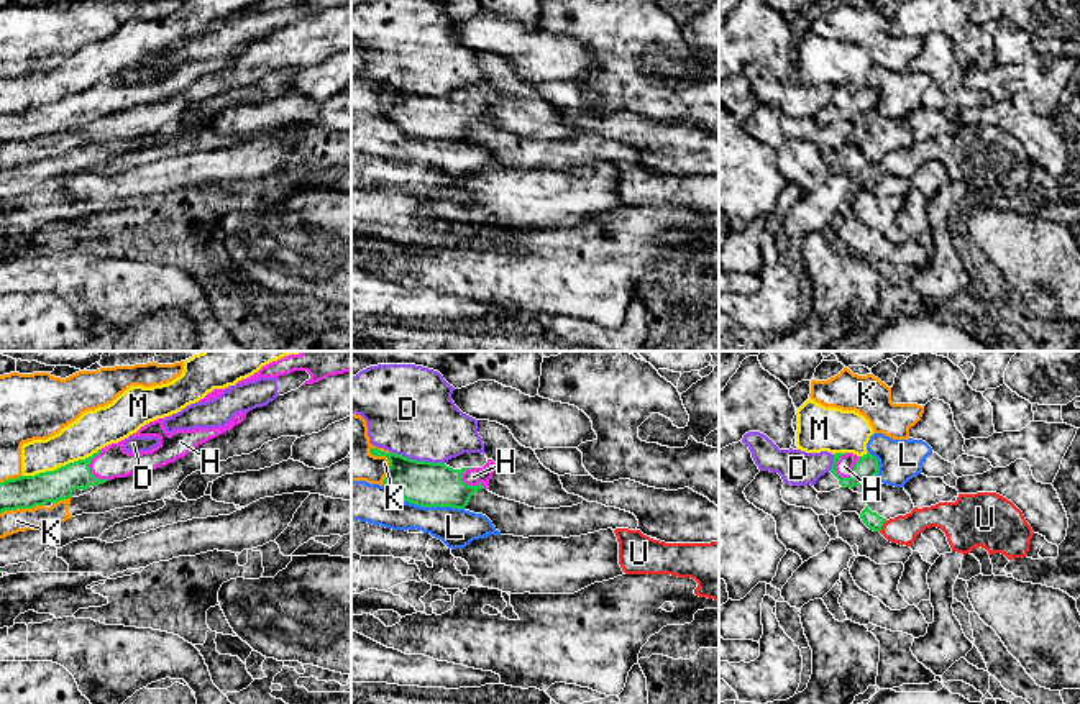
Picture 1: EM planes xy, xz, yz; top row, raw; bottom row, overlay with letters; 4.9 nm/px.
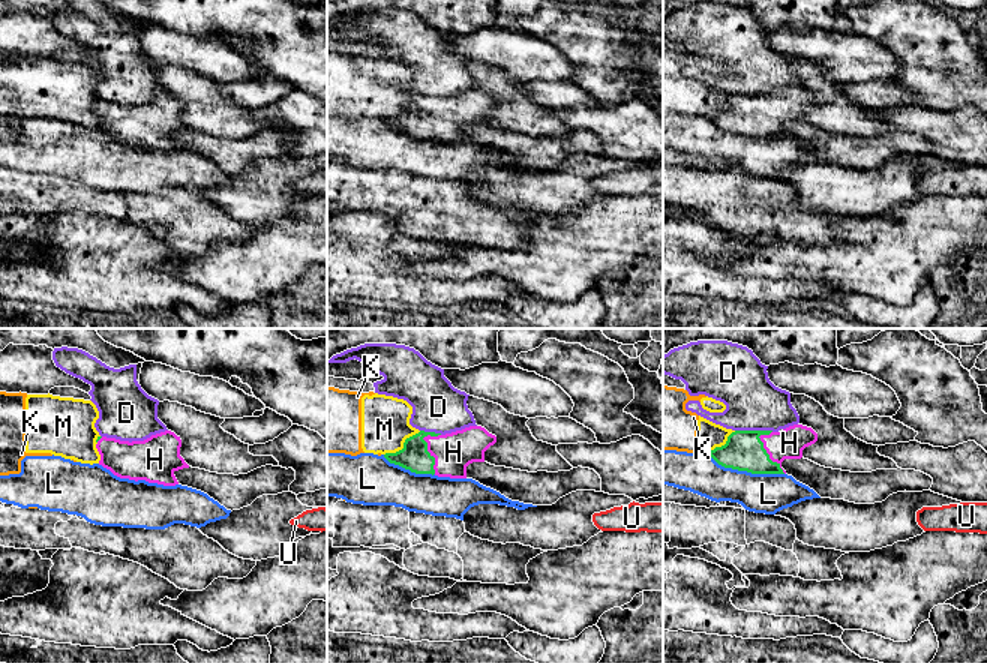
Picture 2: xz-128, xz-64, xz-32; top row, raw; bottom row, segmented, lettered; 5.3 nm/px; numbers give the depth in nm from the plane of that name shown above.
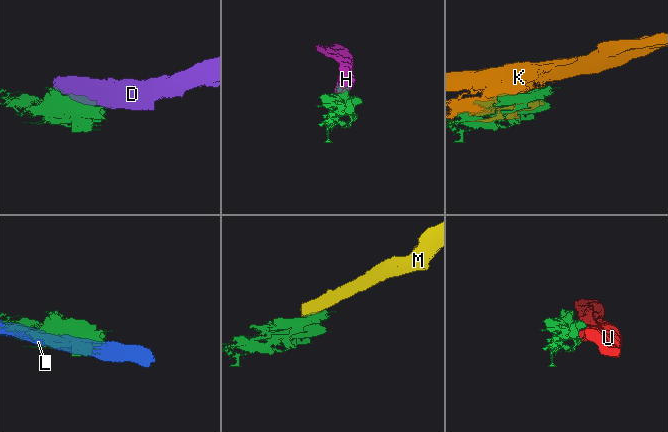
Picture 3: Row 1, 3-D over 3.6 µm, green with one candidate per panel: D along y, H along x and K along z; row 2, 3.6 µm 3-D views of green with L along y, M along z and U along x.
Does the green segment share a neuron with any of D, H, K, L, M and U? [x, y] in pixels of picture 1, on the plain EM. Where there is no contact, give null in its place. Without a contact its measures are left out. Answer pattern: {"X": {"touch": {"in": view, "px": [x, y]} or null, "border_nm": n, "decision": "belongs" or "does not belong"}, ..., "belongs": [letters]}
{"D": {"touch": {"in": "xz", "px": [416, 92]}, "border_nm": 280, "decision": "does not belong"}, "H": {"touch": {"in": "yz", "px": [852, 107]}, "border_nm": 150, "decision": "belongs"}, "K": {"touch": {"in": "xz", "px": [388, 92]}, "border_nm": 200, "decision": "does not belong"}, "L": {"touch": {"in": "xz", "px": [424, 138]}, "border_nm": 420, "decision": "does not belong"}, "M": {"touch": {"in": "xy", "px": [61, 99]}, "border_nm": 420, "decision": "does not belong"}, "U": {"touch": {"in": "yz", "px": [882, 158]}, "border_nm": 70, "decision": "does not belong"}, "belongs": ["H"]}

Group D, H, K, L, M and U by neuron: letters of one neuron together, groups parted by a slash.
D / H / K / L / M / U

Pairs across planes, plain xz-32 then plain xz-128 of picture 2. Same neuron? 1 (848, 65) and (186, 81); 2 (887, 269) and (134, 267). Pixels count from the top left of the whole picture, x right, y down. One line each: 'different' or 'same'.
1: different
2: different

